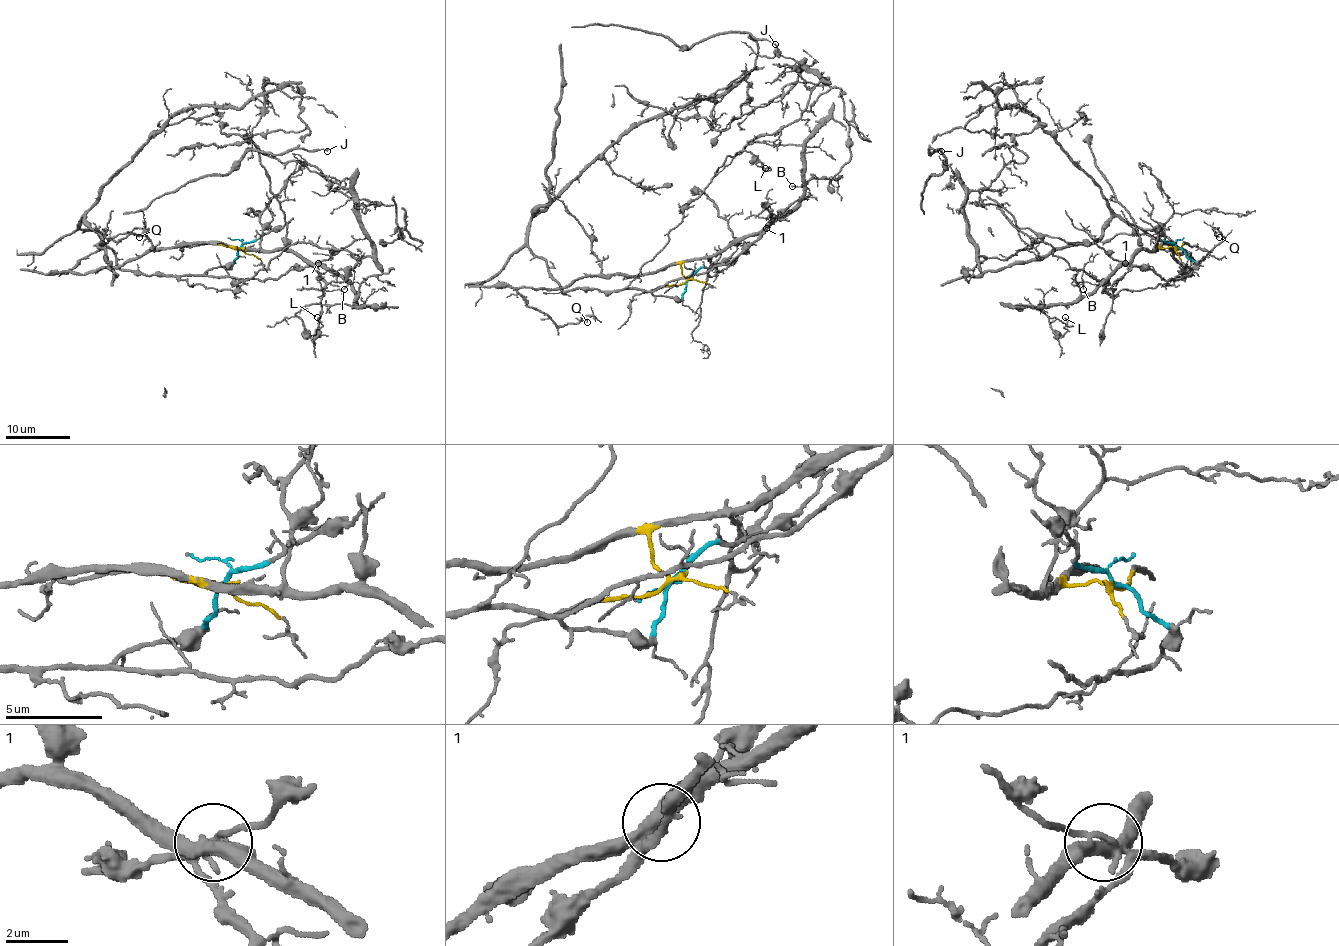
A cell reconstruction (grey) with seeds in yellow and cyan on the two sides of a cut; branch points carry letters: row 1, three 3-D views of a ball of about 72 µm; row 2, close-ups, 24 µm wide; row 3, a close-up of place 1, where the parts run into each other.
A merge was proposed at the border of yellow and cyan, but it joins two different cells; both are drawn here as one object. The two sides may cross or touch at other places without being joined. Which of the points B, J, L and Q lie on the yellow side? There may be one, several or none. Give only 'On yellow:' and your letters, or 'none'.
On yellow: B, L, Q

